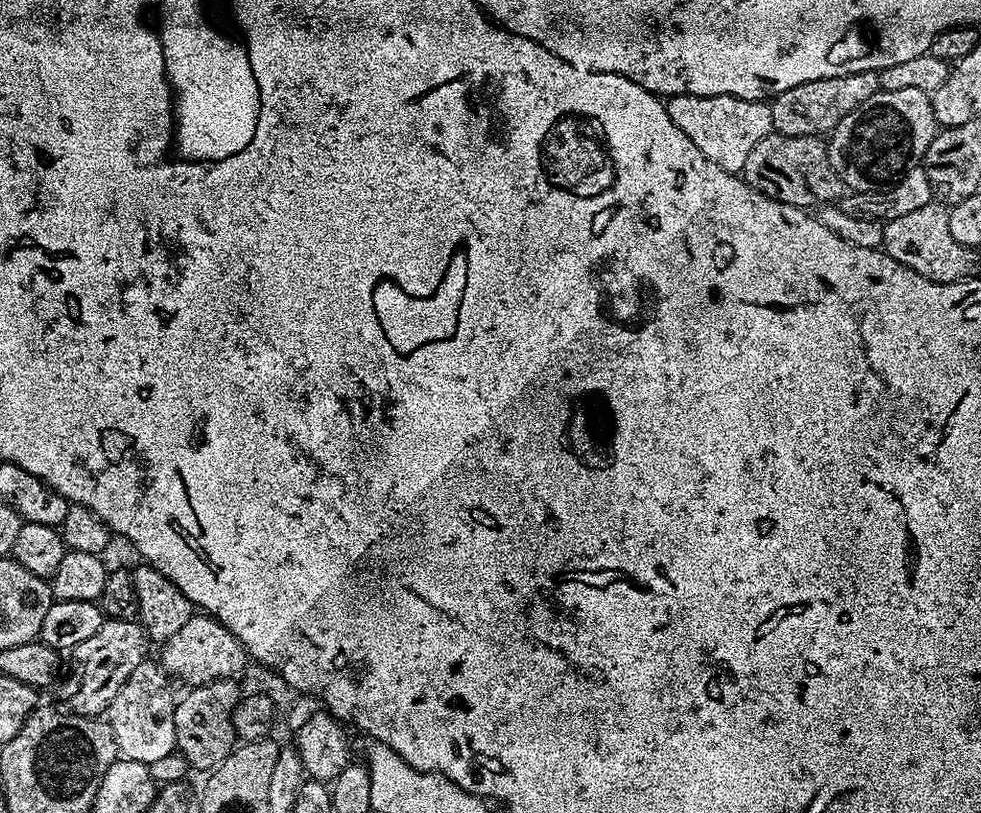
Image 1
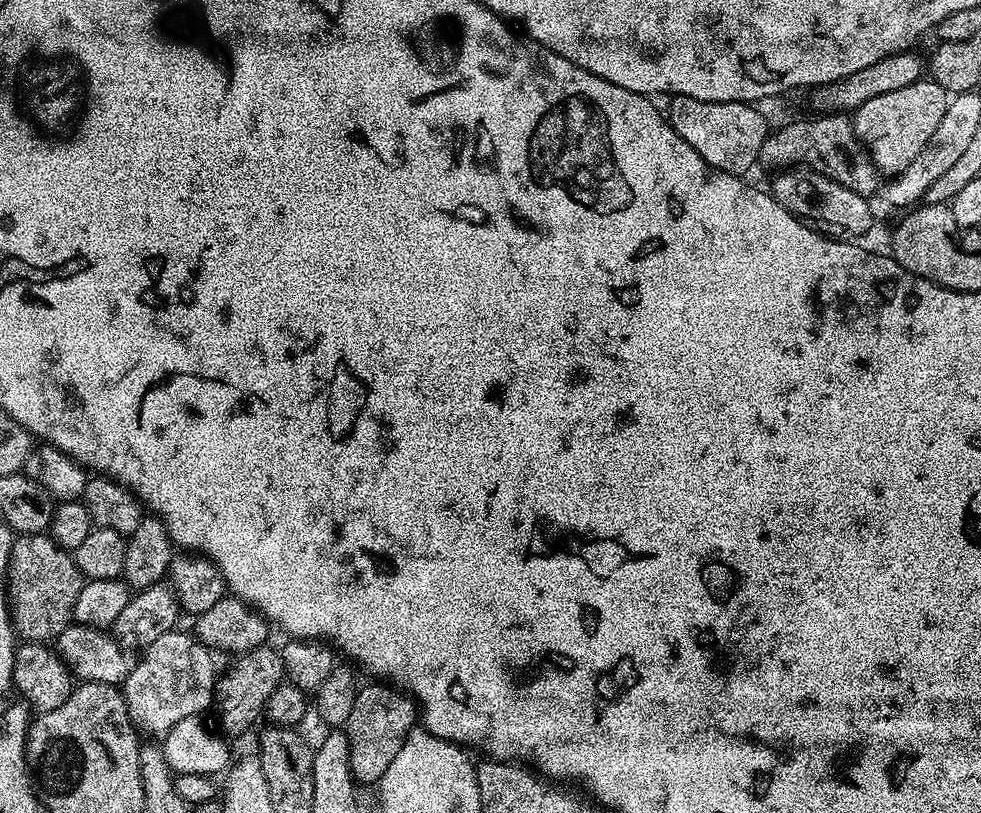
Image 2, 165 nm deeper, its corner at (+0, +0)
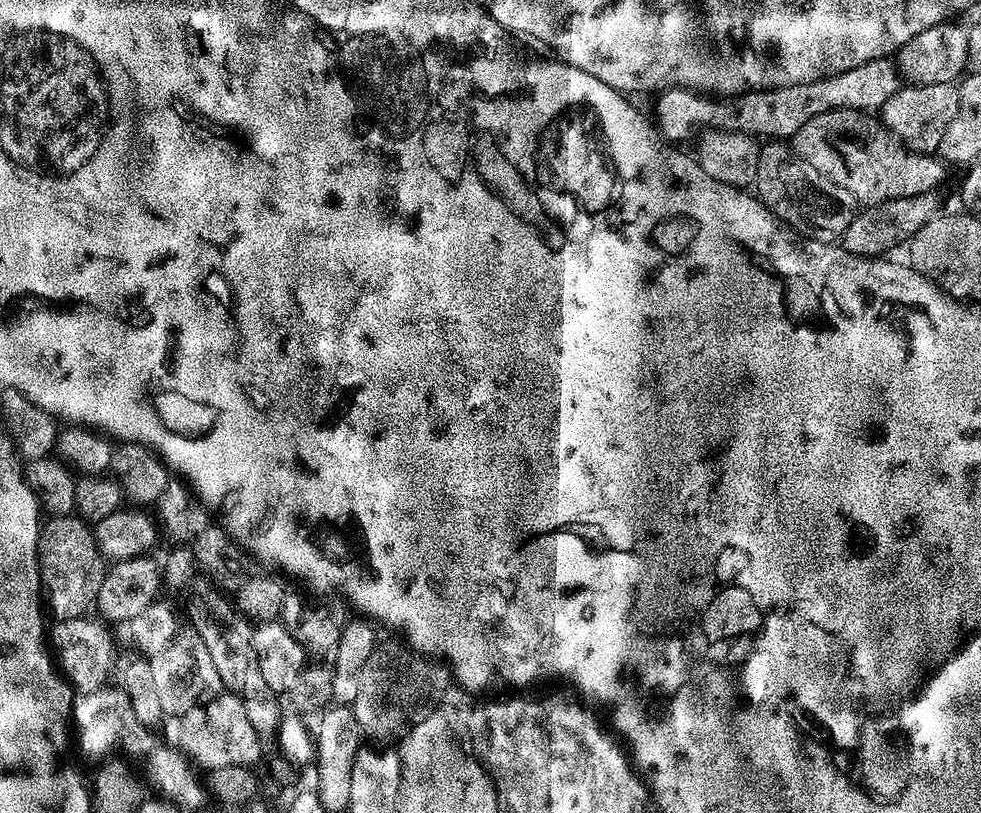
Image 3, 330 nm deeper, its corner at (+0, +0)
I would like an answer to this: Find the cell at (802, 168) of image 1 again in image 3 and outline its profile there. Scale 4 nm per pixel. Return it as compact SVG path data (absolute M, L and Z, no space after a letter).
M853 108L830 110L810 118L790 137L790 148L815 175L849 192L857 205L881 204L939 189L946 165L932 154L910 152L875 115Z

